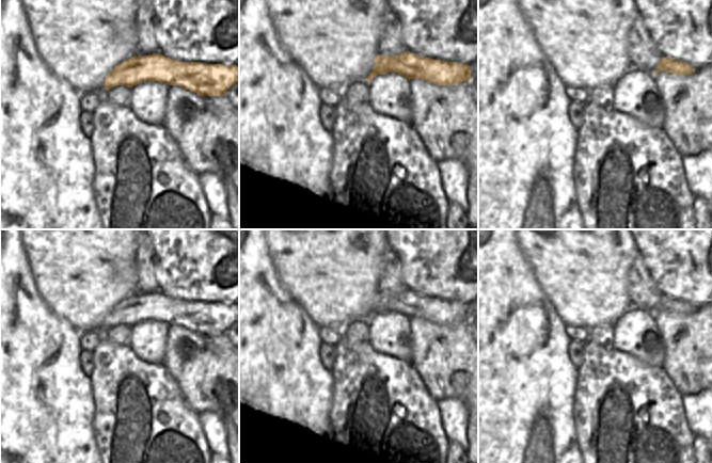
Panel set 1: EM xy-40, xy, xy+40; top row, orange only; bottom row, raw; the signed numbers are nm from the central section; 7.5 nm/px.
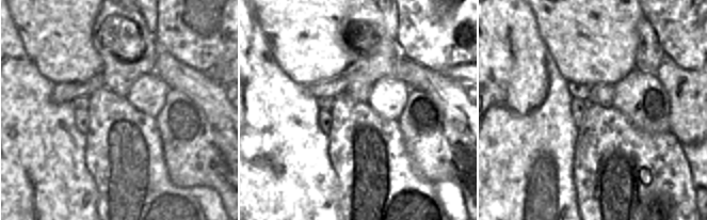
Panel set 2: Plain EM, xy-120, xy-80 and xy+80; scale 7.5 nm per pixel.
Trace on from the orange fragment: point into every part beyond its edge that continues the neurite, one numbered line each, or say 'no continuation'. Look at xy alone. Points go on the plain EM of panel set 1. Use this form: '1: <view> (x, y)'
no continuation

